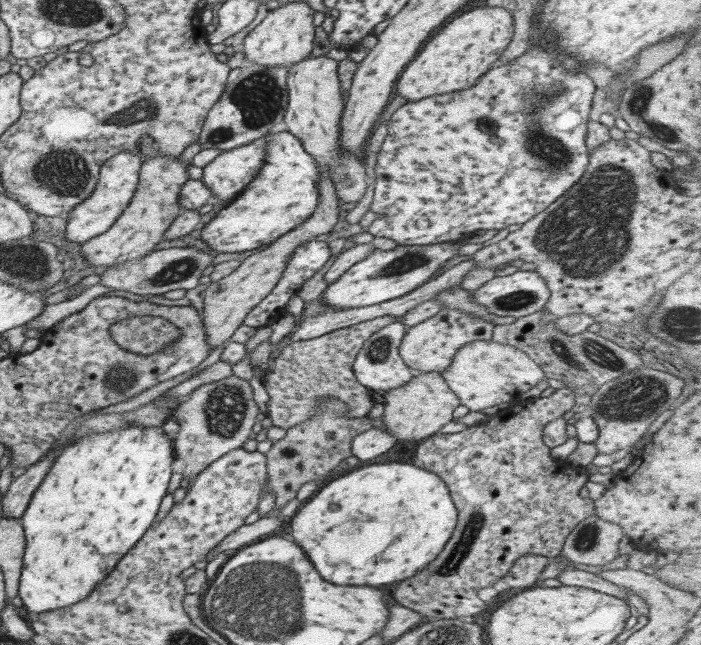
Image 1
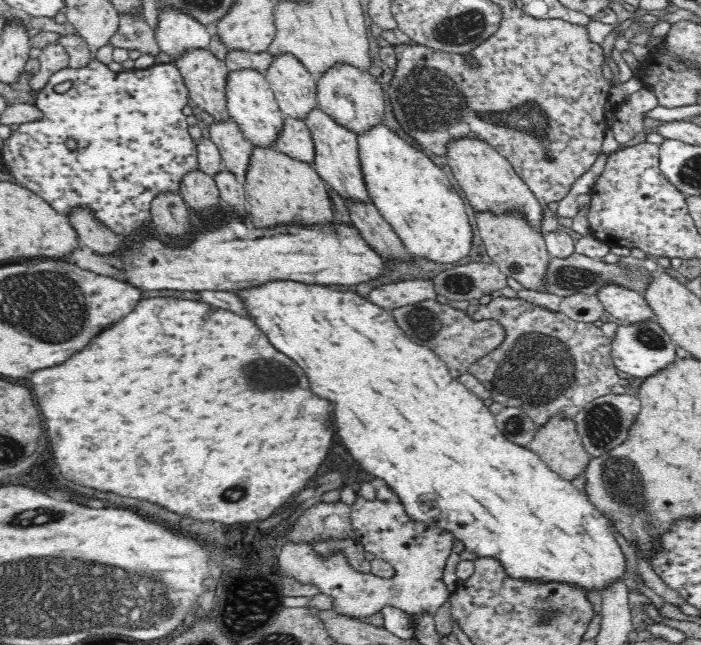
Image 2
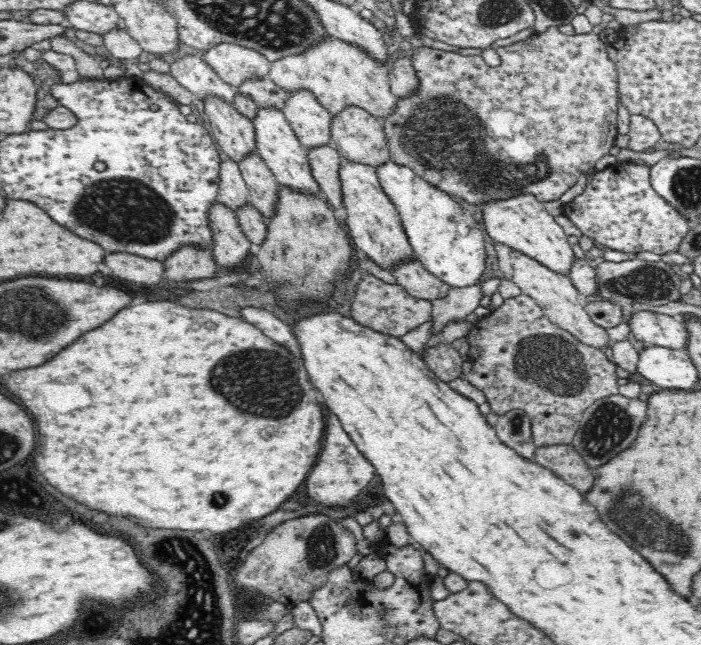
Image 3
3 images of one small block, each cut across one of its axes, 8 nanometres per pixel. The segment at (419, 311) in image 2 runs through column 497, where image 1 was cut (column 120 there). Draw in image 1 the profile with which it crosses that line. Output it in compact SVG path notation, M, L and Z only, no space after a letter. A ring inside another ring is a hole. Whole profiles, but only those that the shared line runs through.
M132 317L110 328L114 342L136 355L156 355L180 338L178 326L162 317Z

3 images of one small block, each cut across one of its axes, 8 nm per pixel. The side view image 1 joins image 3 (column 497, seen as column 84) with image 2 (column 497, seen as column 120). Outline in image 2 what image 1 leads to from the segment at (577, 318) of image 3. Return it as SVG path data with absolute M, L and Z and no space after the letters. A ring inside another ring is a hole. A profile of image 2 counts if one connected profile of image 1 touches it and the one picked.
M510 211L496 215L494 213L475 212L478 232L486 247L487 254L508 277L516 279L522 288L545 292L543 288L551 254L548 252L543 236L528 223L522 213Z

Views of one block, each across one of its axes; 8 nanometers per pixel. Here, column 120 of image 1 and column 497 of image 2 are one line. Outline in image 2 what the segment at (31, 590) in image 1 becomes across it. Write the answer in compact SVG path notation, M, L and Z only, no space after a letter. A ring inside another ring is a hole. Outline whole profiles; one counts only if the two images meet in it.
M292 280L268 281L261 285L254 285L250 289L240 289L236 295L244 303L250 318L256 322L256 326L260 326L260 330L270 338L272 346L284 352L286 356L290 356L306 372L312 392L318 394L320 398L334 402L336 434L340 436L344 446L350 450L350 454L364 466L363 469L368 474L382 478L387 486L395 491L399 501L405 506L408 518L412 521L420 521L424 523L424 526L446 529L454 535L455 540L461 540L465 544L464 550L474 552L478 557L498 559L508 577L534 578L540 582L542 580L568 582L568 584L582 586L586 590L599 590L600 593L608 585L623 580L626 559L608 527L609 520L593 506L587 496L582 495L572 485L571 481L552 472L539 455L504 437L497 428L495 415L484 405L484 402L453 378L447 364L432 349L412 342L398 326L390 311L372 304L356 292L344 292L332 285L312 285Z

